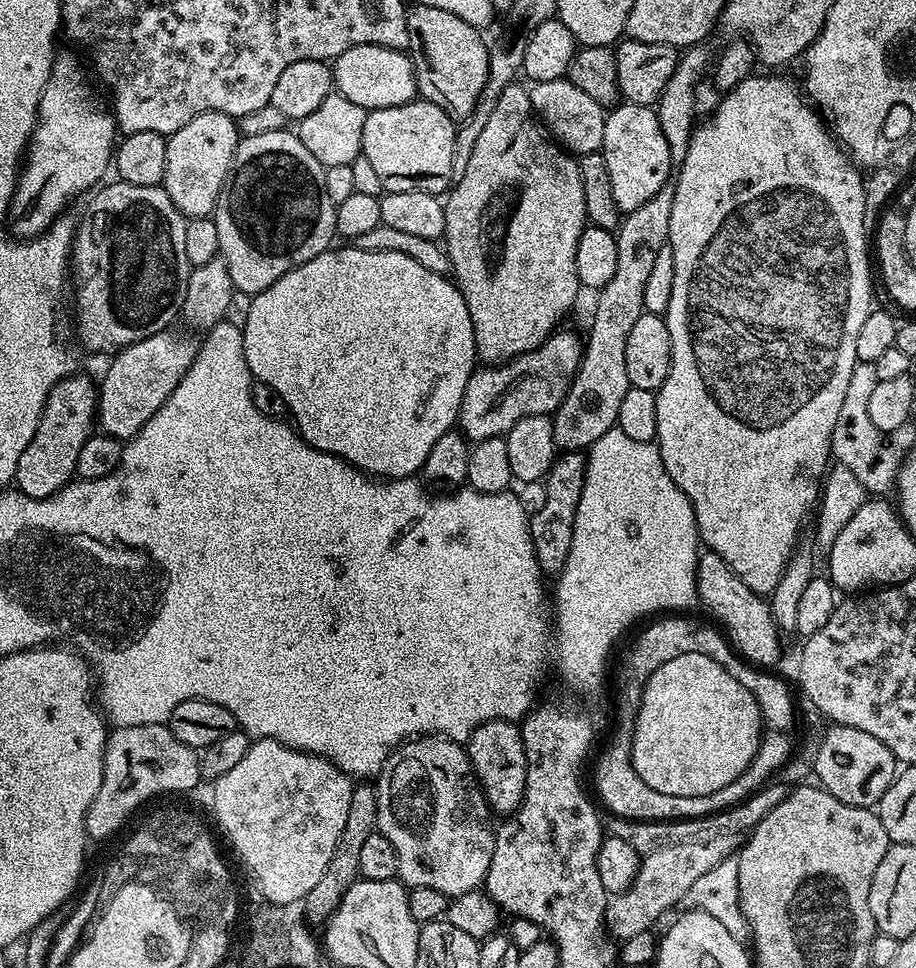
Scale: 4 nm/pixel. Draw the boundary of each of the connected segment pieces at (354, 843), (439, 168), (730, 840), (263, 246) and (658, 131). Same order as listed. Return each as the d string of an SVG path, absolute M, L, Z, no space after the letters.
M360 782L353 787L352 801L350 802L350 815L346 817L346 827L342 829L342 838L338 838L338 846L334 846L334 854L330 857L330 866L322 874L322 879L318 881L318 886L310 890L302 901L302 912L309 921L321 918L327 918L336 913L336 908L342 902L346 890L360 876L360 867L358 861L362 845L366 838L370 838L372 832L377 831L376 815L378 814L378 802L376 801L376 790L371 783Z
M417 98L402 106L373 108L362 126L362 155L370 158L385 192L418 190L440 196L449 191L457 125L438 106Z
M706 833L705 836L694 838L690 842L678 842L674 846L662 846L662 850L647 853L641 859L640 869L630 882L630 886L622 894L612 896L604 911L604 922L607 931L617 936L617 941L623 942L634 938L634 934L649 931L652 923L663 914L667 908L683 901L688 895L690 886L698 882L714 866L729 859L737 851L738 840L731 833Z
M288 130L243 137L216 203L220 255L230 270L233 289L253 297L282 274L333 247L336 203L326 194L324 165Z
M617 103L605 115L602 151L606 158L606 170L610 170L614 202L624 214L638 210L638 206L650 202L650 198L654 198L658 190L665 188L674 172L669 147L662 135L662 126L658 126L656 109L652 106Z

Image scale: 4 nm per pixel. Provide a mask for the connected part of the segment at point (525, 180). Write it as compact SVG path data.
M517 82L506 86L506 90L502 90L502 98L498 98L498 106L494 106L494 114L490 114L490 119L486 122L482 134L478 134L478 142L474 146L474 151L470 154L470 162L466 166L466 174L462 174L462 178L451 185L450 191L443 201L444 235L442 244L448 254L448 263L454 283L470 310L476 339L476 355L488 366L499 366L514 356L533 352L538 345L544 343L553 332L557 331L559 324L556 323L575 306L576 295L582 292L578 270L574 270L574 254L578 254L578 238L582 238L582 230L588 224L580 166L575 155L569 154L542 131L541 125L534 119L529 89L525 86L523 88L522 84Z

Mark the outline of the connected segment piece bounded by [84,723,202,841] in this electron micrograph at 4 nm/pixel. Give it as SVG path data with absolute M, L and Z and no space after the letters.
M167 723L147 724L146 726L126 726L109 731L106 750L104 751L104 773L102 786L98 794L94 794L94 802L90 802L90 810L86 810L84 831L87 839L104 840L112 836L132 816L135 808L140 808L151 796L160 796L163 792L188 792L202 780L200 775L201 753L195 748L186 746L186 742L178 742L169 730Z

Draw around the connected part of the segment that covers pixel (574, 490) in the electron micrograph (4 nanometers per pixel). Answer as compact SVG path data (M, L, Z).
M583 451L557 455L542 484L544 501L541 502L537 512L531 513L528 521L534 554L538 558L538 566L545 577L559 577L560 571L564 569L566 558L570 554L570 542L574 538L574 518L578 514L578 498L582 498L582 486L586 478L585 463L586 456Z

